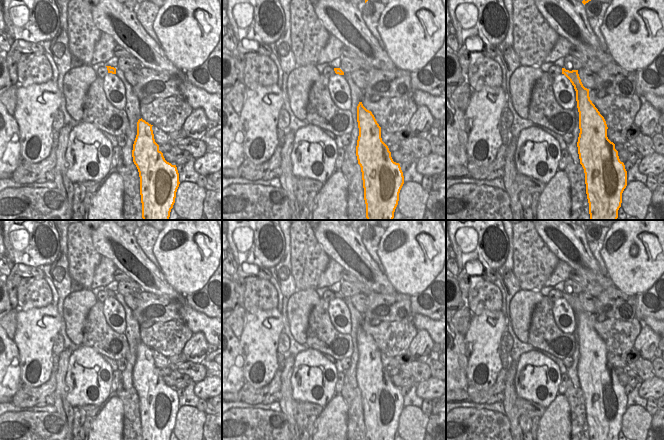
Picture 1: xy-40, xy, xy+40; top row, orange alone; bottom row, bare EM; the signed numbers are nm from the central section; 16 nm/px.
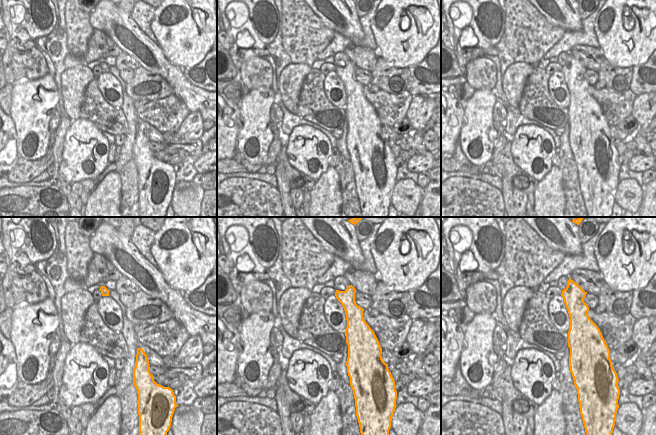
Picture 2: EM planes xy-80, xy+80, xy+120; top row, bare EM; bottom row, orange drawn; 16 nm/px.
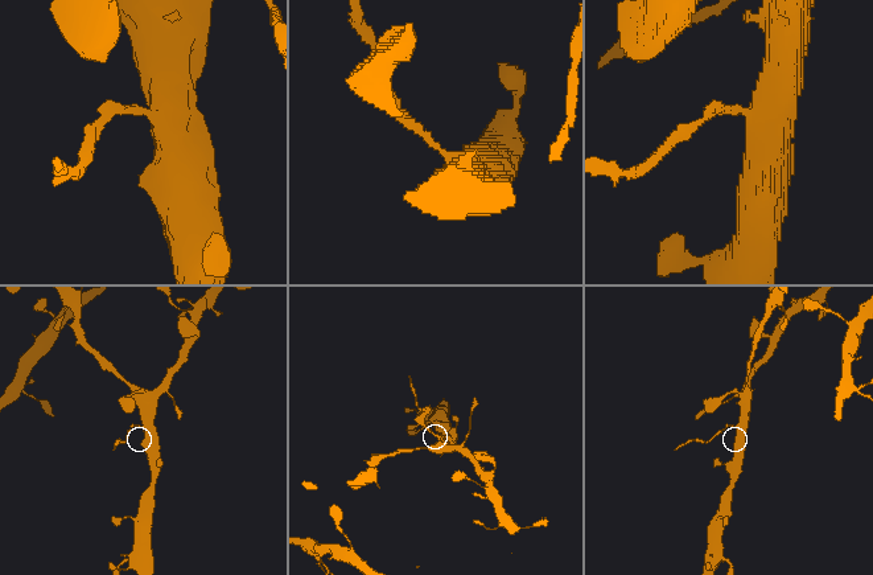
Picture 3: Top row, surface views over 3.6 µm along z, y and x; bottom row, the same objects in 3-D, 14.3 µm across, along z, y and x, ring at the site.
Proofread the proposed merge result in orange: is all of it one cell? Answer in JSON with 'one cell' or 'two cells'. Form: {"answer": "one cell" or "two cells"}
{"answer": "two cells"}

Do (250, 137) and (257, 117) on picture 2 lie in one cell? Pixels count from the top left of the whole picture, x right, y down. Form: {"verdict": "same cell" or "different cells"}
{"verdict": "same cell"}

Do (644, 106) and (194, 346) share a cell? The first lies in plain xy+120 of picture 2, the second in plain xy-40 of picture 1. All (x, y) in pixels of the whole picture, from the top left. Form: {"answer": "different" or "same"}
{"answer": "same"}

